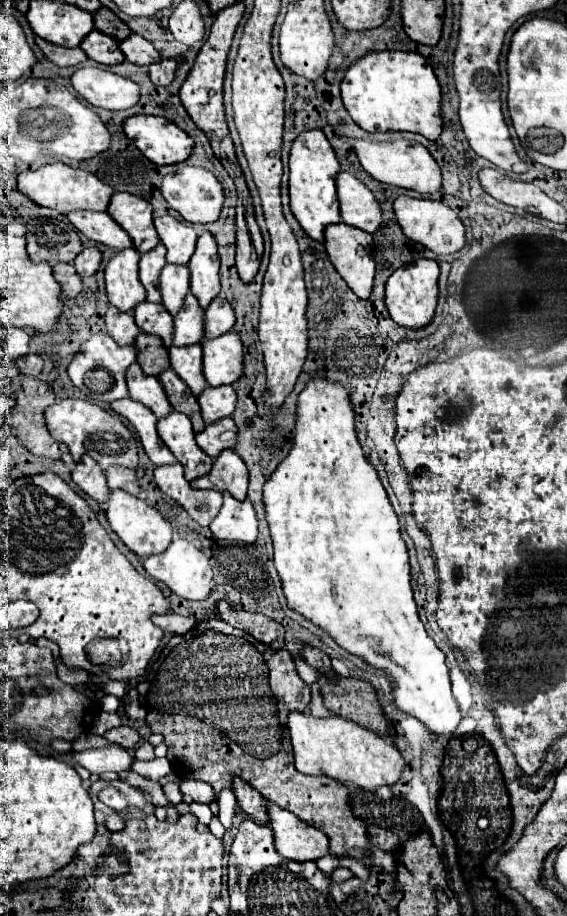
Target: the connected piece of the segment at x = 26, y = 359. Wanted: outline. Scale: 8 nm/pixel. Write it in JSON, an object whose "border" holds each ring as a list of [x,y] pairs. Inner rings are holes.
{"border":[[[27,354],[27,356],[21,356],[15,360],[17,368],[23,372],[23,374],[29,374],[29,376],[37,376],[43,368],[43,360],[39,354]]]}

